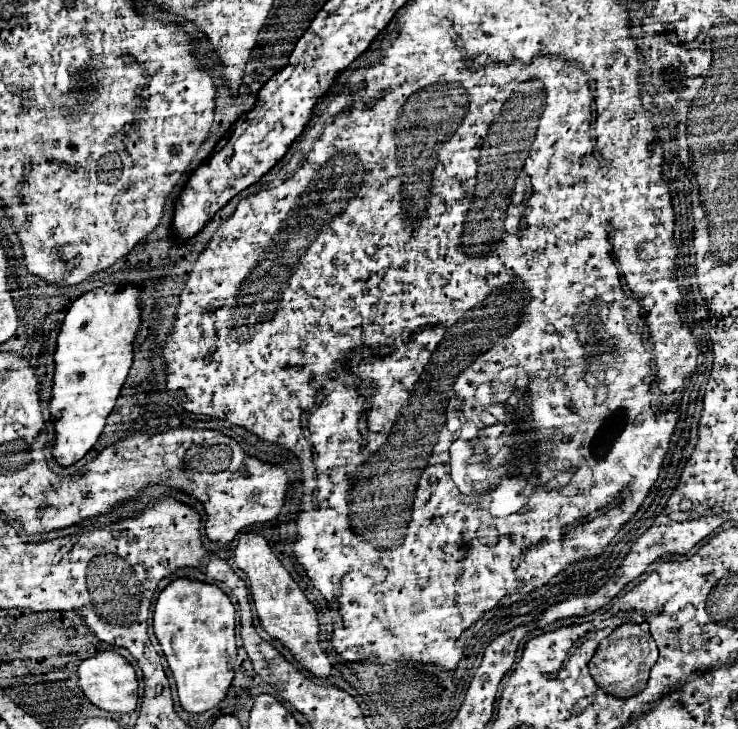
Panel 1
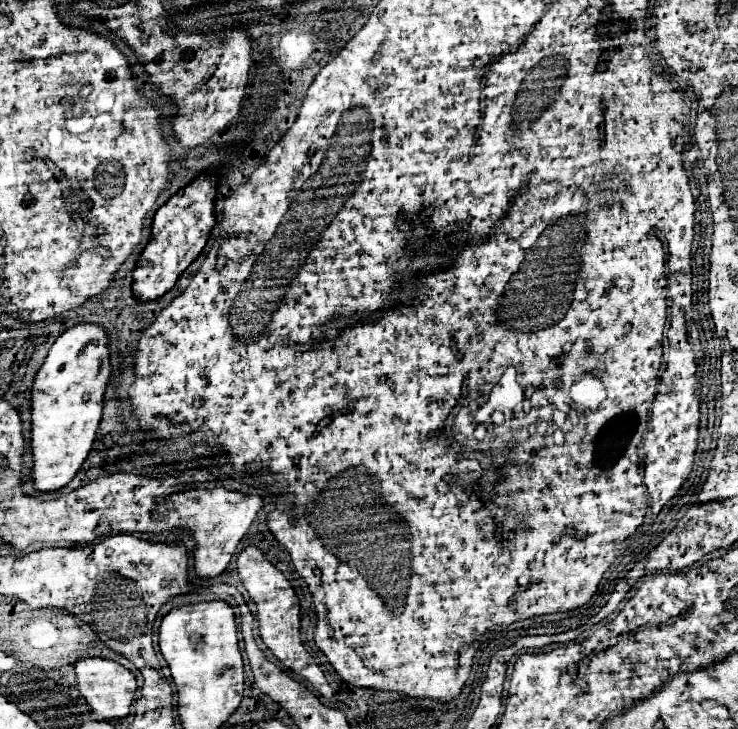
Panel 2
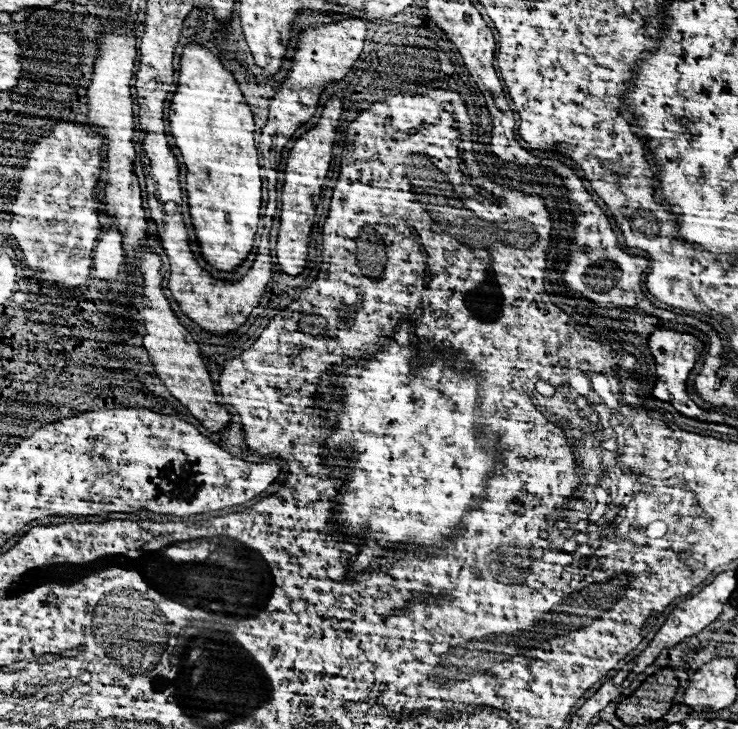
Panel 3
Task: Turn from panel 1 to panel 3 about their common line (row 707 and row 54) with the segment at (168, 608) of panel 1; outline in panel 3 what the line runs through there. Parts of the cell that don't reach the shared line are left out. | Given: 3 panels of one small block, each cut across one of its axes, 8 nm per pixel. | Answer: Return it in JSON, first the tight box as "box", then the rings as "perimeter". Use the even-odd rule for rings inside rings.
{"box":[170,42,262,272],"perimeter":[[[190,42],[180,60],[180,78],[170,104],[170,132],[186,164],[186,190],[200,252],[216,270],[234,272],[252,250],[262,182],[254,142],[254,118],[232,72],[206,46]]]}

